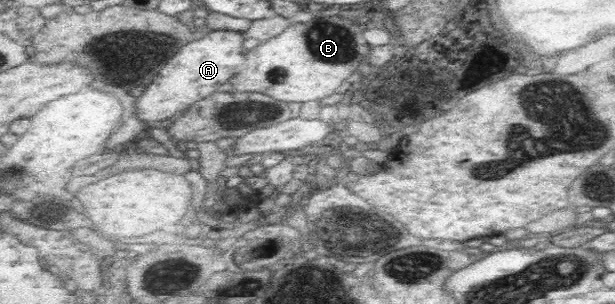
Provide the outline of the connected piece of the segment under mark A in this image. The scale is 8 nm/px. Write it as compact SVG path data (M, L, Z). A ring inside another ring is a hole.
M208 32L204 38L184 44L156 74L154 82L146 86L142 96L136 100L136 120L142 122L162 122L175 120L185 112L191 104L216 93L228 89L230 78L240 72L238 56L242 56L241 32Z

